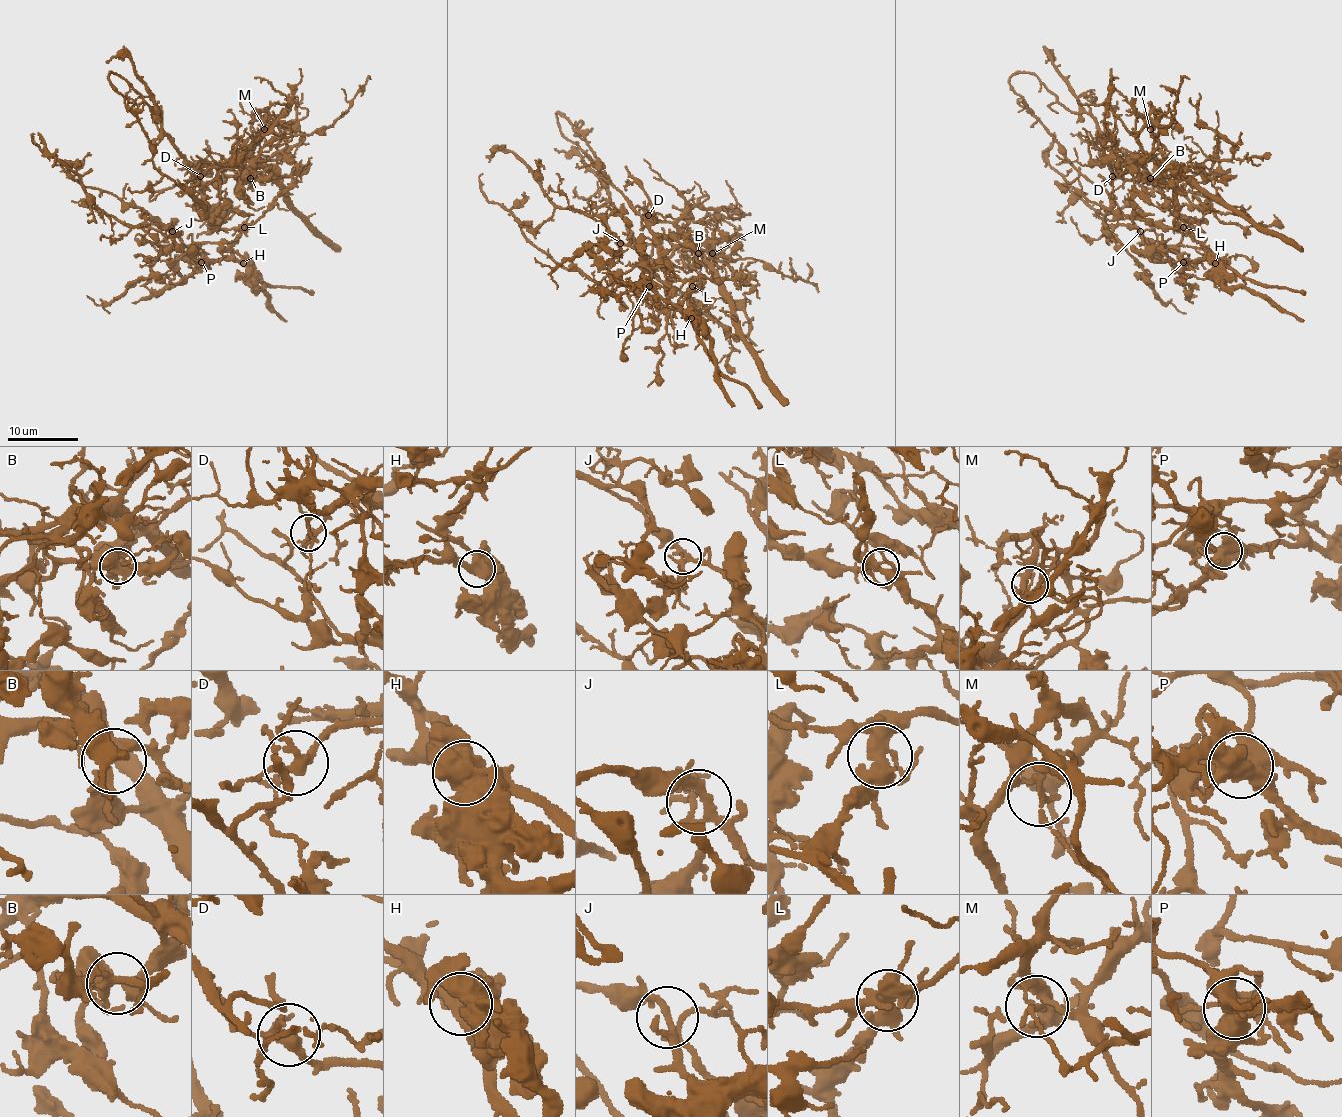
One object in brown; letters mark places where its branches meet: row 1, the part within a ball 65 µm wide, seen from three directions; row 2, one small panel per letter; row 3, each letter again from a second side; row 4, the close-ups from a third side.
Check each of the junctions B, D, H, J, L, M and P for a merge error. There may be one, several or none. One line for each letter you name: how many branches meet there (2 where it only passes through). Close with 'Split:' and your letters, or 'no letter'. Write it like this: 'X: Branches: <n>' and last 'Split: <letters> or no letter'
D: Branches: 6
H: Branches: 3
L: Branches: 5
M: Branches: 2
P: Branches: 6
Split: D, H, L, M, P

